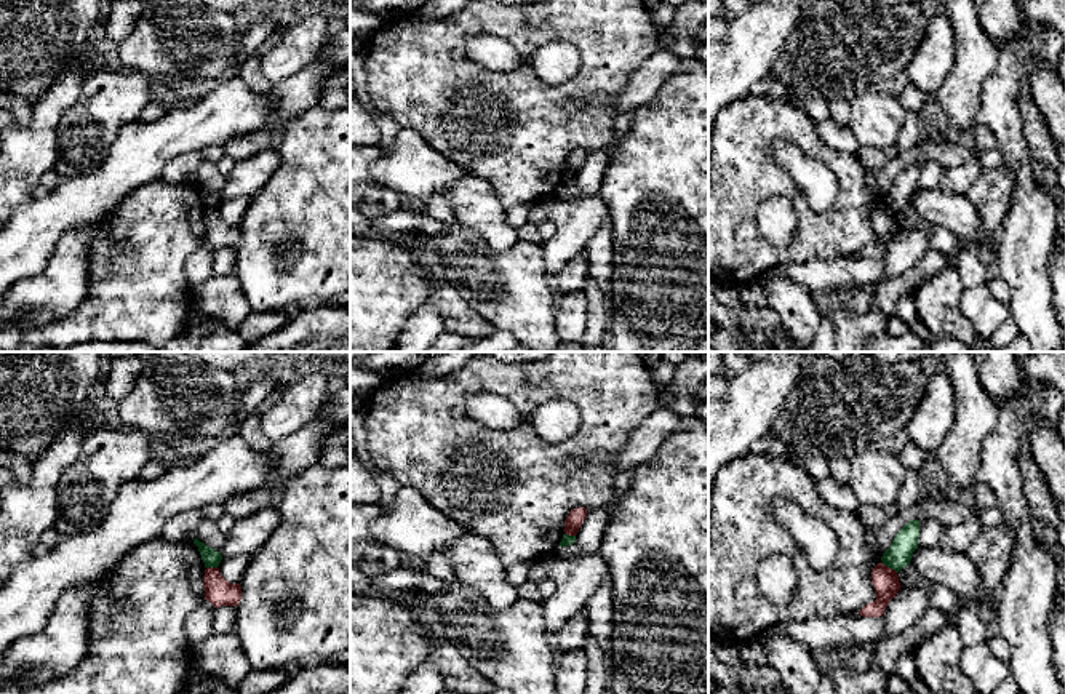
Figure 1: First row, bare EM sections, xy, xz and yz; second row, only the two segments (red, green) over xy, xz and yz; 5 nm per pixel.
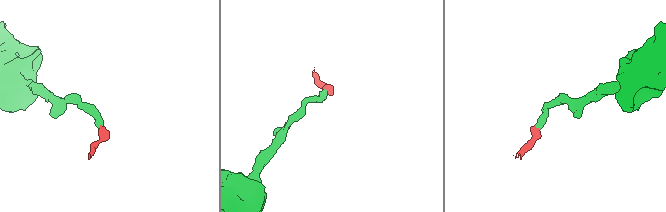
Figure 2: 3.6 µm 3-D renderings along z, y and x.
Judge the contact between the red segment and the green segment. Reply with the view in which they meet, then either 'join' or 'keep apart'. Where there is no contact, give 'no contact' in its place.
yz | keep apart

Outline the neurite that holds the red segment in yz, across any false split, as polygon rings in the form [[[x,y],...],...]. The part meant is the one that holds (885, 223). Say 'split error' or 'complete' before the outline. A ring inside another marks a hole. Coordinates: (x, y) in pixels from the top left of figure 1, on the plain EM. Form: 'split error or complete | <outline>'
complete | [[[878,205],[872,211],[872,225],[876,233],[876,241],[865,246],[857,256],[864,259],[880,259],[884,256],[886,248],[889,243],[897,237],[900,232],[899,217],[894,211]]]

